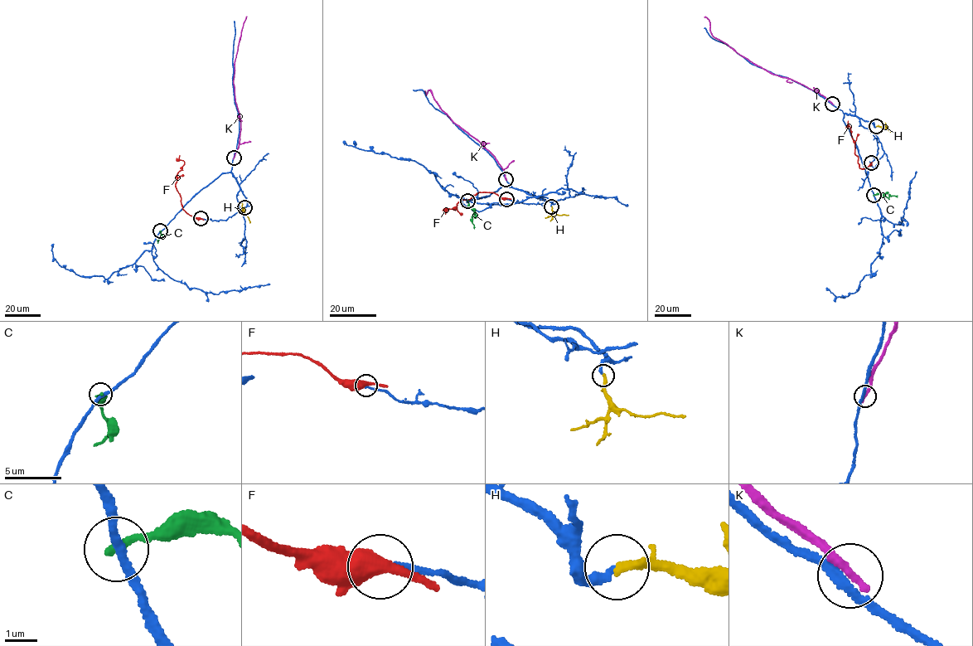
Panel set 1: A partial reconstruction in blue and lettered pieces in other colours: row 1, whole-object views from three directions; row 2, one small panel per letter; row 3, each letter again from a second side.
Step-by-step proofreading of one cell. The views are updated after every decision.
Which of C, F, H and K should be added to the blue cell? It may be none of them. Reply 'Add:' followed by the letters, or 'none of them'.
Add: H

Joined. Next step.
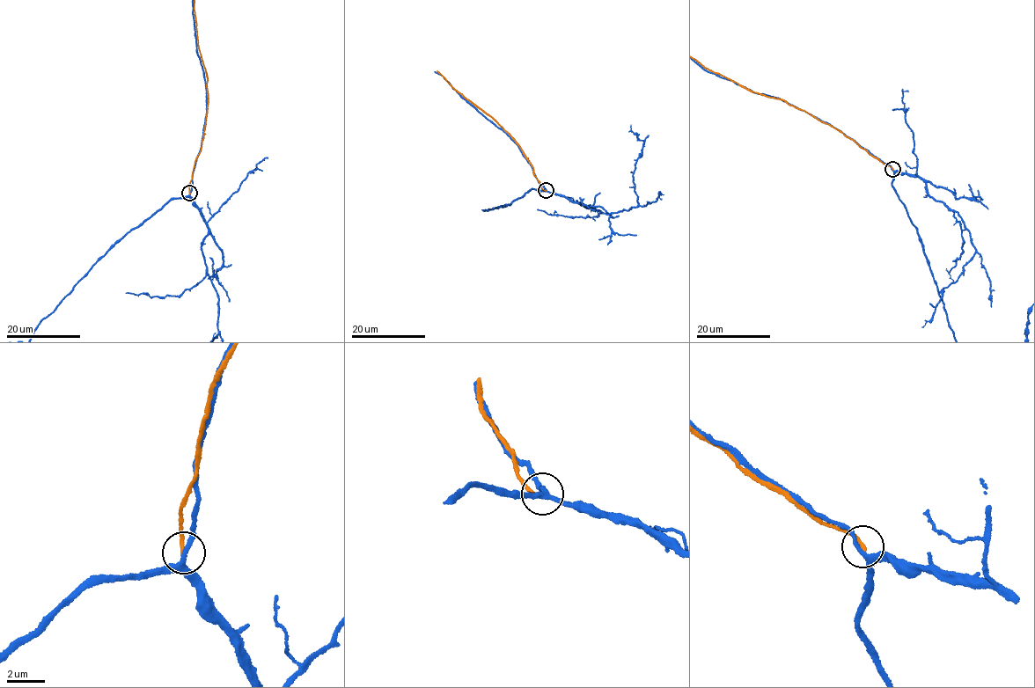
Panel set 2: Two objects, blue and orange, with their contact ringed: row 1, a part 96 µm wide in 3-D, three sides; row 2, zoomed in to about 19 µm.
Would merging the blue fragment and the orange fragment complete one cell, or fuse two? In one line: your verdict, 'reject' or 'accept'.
reject

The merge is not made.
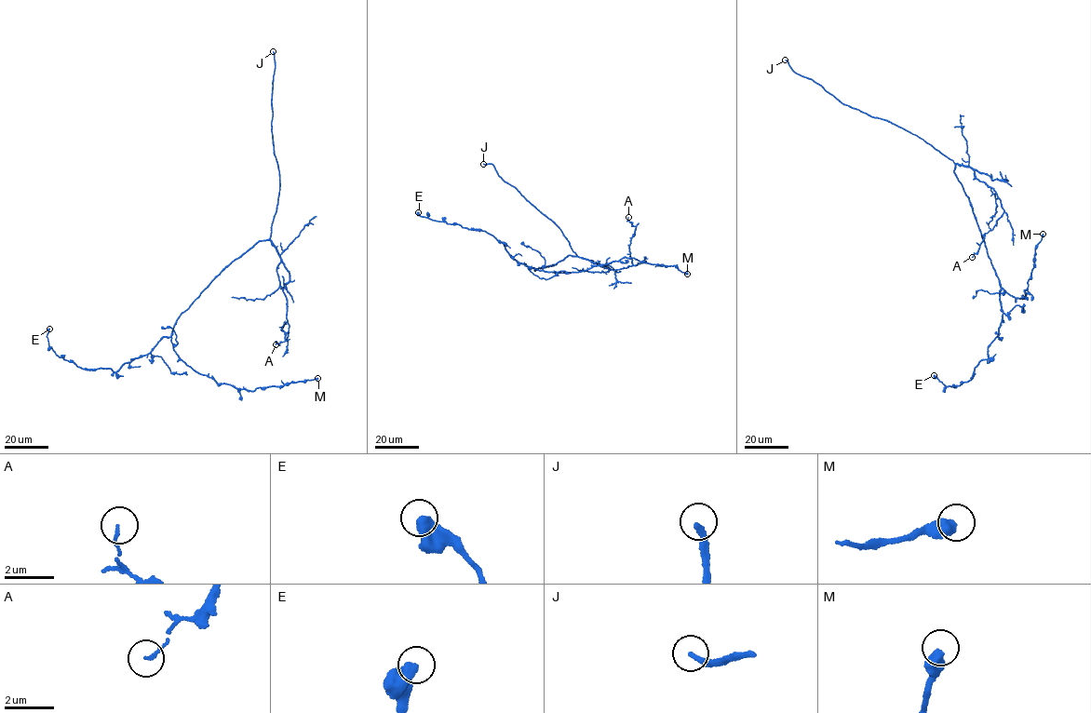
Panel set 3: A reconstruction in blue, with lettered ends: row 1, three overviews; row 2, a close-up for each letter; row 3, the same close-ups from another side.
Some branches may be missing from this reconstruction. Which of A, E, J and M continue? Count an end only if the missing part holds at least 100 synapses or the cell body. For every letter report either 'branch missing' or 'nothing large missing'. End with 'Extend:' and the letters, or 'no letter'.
A: nothing large missing
E: nothing large missing
J: branch missing
M: nothing large missing
Extend: J

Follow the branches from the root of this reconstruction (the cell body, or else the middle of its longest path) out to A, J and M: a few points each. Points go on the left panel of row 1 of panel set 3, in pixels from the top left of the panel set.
A: (223, 269), (259, 240), (272, 240), (280, 260), (276, 271), (288, 305), (281, 329), (285, 340), (276, 344)
J: (223, 269), (259, 240), (269, 237), (276, 209), (280, 177), (271, 123), (276, 65), (273, 51)
M: (223, 269), (173, 327), (170, 339), (180, 358), (217, 383), (253, 391), (317, 378)

